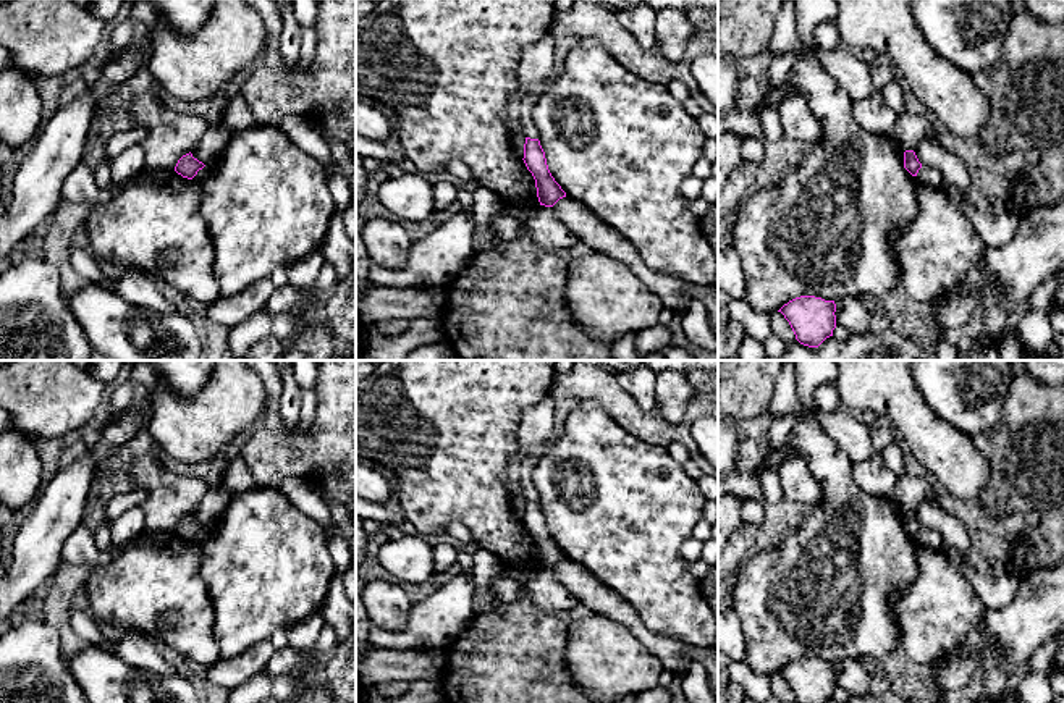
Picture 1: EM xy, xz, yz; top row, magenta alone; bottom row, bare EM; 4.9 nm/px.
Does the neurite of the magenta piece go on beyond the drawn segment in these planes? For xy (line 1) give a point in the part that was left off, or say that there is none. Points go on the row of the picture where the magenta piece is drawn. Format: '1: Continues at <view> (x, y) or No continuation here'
1: No continuation here

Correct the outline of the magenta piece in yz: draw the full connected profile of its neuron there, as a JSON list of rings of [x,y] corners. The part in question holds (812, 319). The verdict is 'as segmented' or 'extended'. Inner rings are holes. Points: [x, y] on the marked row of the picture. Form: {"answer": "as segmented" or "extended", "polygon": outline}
{"answer": "as segmented", "polygon": [[[800,296],[784,304],[778,312],[789,322],[796,339],[809,347],[818,347],[836,328],[836,304],[815,296]]]}

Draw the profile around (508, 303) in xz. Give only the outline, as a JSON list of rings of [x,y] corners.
[[[534,202],[508,208],[521,221],[517,238],[505,241],[490,226],[492,247],[472,252],[467,265],[445,286],[441,326],[453,354],[459,360],[614,360],[611,344],[587,335],[566,305],[569,250],[547,250],[534,242],[527,231]]]

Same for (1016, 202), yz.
[[[1012,179],[1011,181],[1012,194],[1006,200],[1006,207],[1009,212],[1017,215],[1020,220],[1032,210],[1027,202],[1027,196],[1030,192],[1028,179]]]

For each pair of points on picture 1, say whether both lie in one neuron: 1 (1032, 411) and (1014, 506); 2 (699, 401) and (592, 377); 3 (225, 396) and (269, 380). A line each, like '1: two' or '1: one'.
1: one
2: one
3: two

